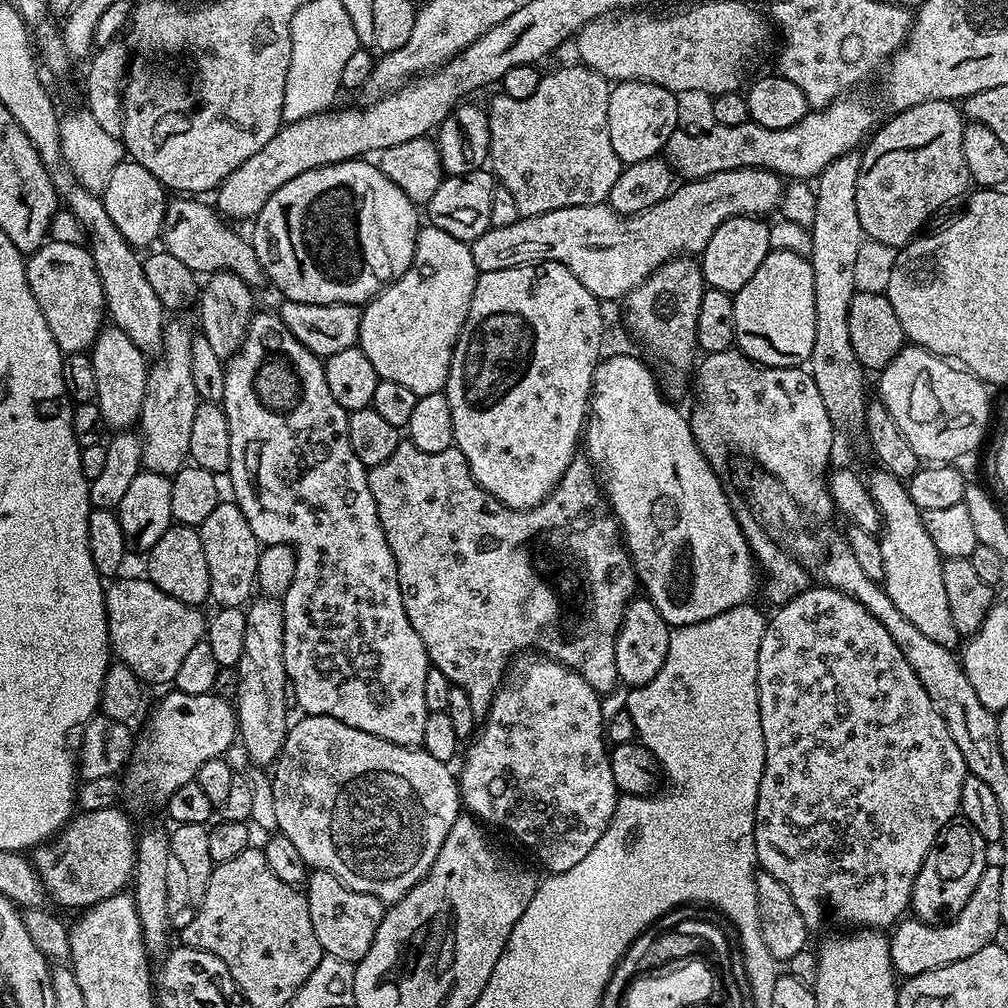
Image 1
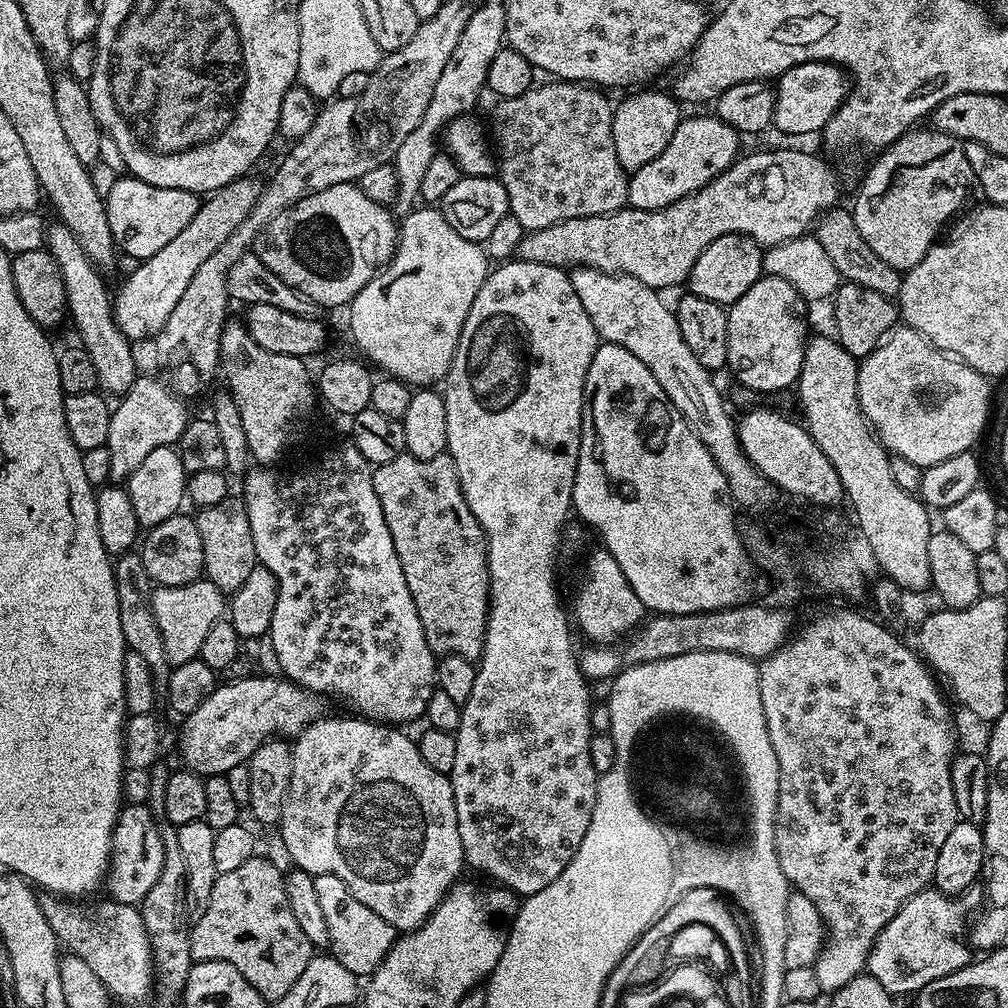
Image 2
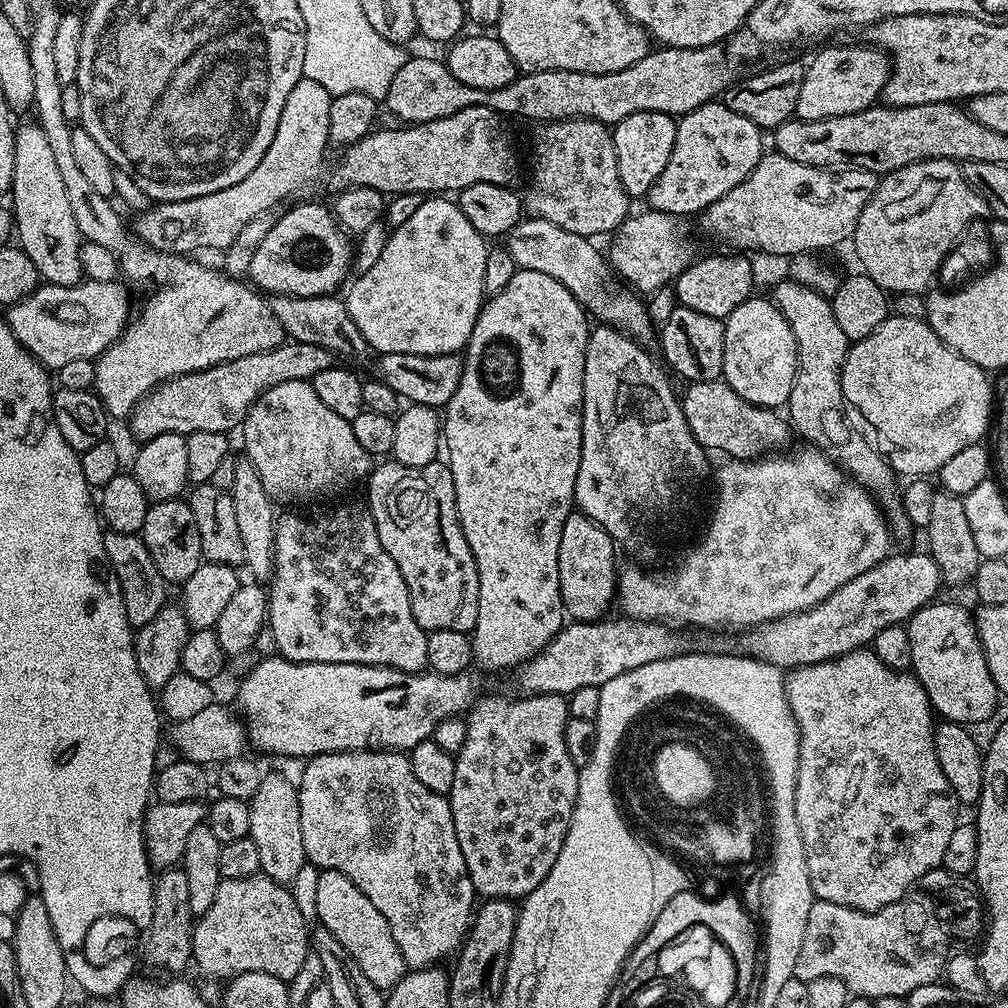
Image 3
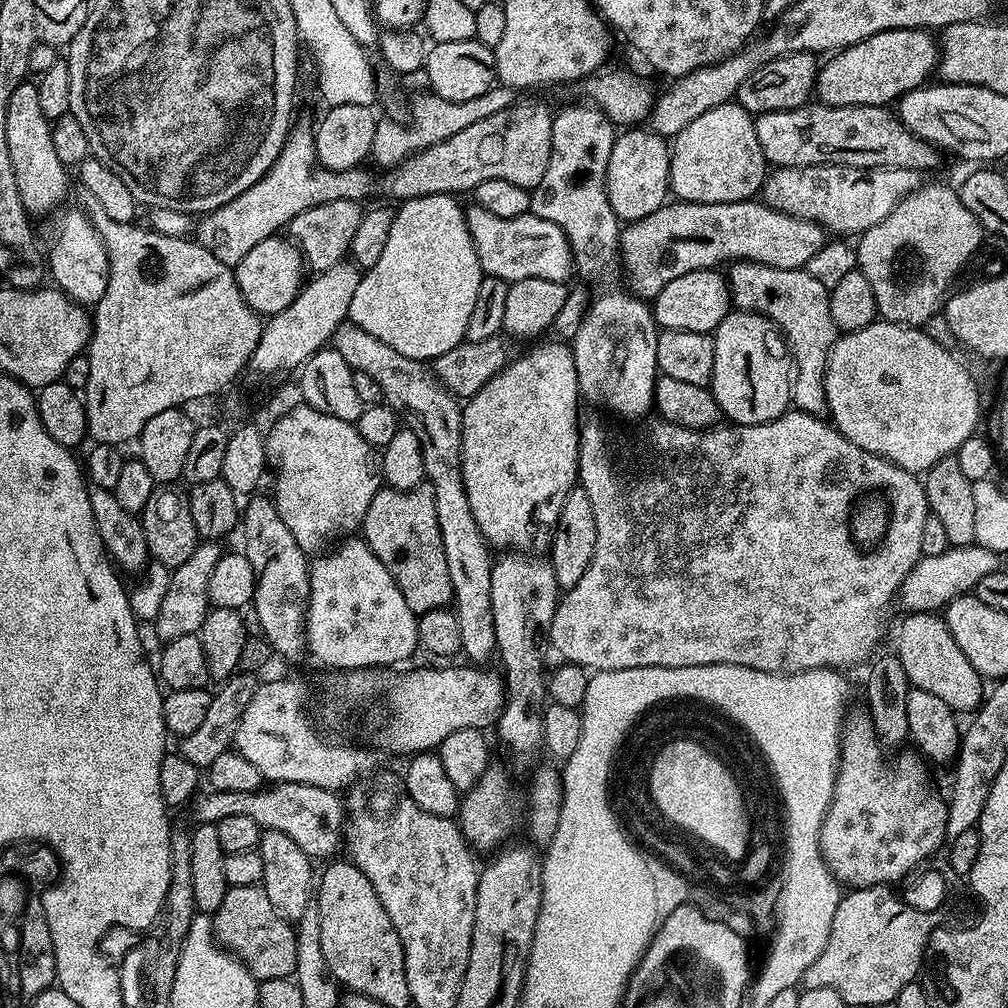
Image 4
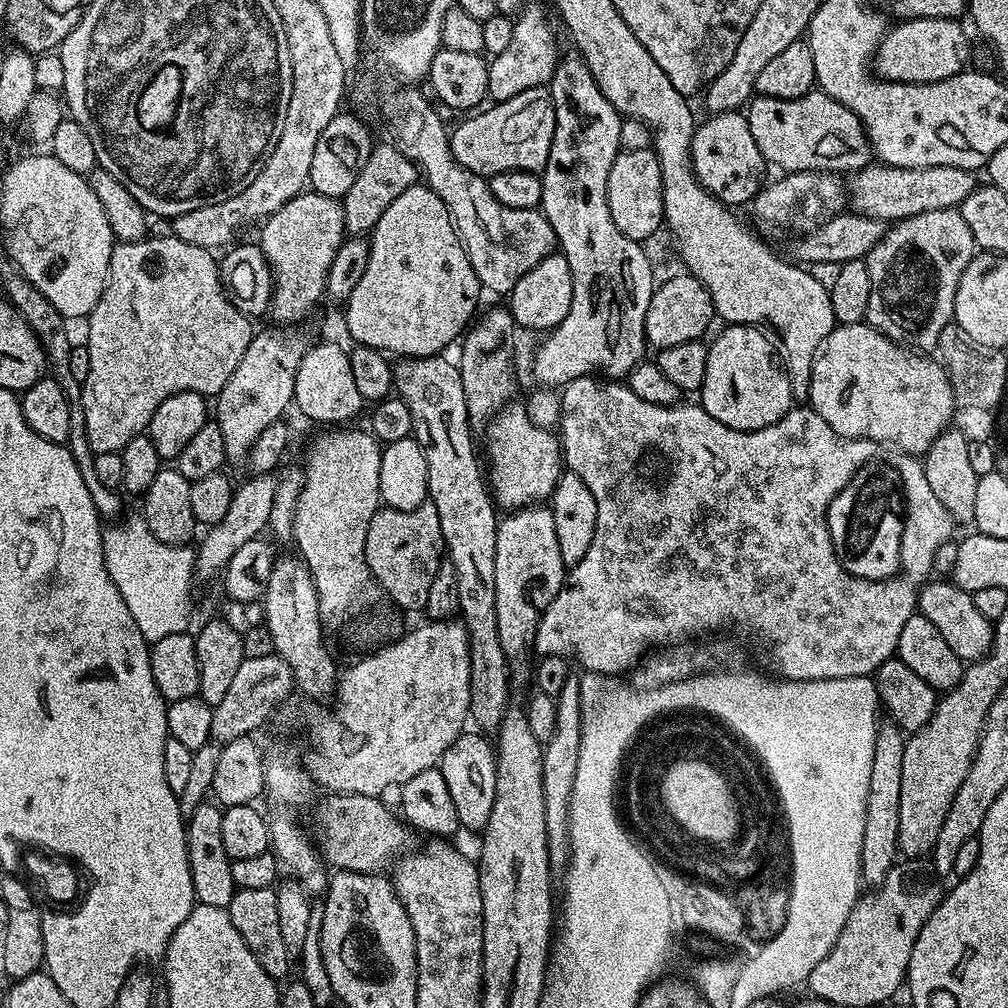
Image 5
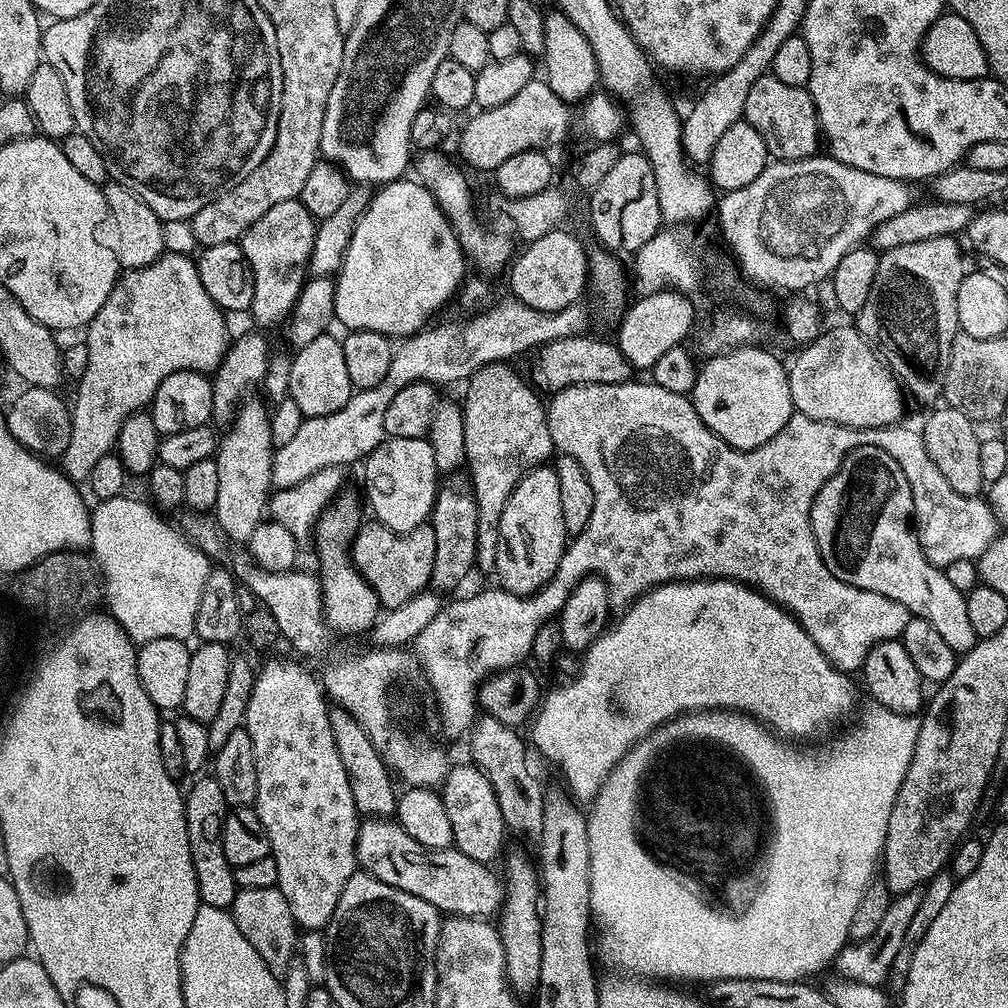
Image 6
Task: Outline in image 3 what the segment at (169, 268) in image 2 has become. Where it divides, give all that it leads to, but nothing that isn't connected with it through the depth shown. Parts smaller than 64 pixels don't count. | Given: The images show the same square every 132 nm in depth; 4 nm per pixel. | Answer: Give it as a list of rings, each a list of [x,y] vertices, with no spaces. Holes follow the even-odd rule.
[[[85,279],[79,284],[70,286],[44,282],[29,296],[11,305],[7,309],[6,319],[14,338],[18,338],[21,346],[45,368],[55,370],[66,366],[66,362],[74,362],[74,358],[95,360],[124,333],[134,312],[134,304],[132,308],[132,300],[128,297],[127,290],[129,291],[119,279],[110,282],[94,282]]]

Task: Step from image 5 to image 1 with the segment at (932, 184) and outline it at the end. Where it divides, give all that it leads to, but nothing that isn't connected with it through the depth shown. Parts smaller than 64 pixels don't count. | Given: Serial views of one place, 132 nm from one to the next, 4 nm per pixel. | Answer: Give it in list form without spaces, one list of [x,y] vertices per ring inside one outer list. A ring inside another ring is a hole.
[[[764,168],[722,170],[722,174],[710,174],[681,185],[669,192],[665,200],[650,206],[650,210],[633,216],[622,216],[607,203],[574,205],[537,216],[521,216],[510,222],[510,226],[487,228],[470,244],[476,271],[506,270],[523,264],[545,264],[549,260],[566,266],[597,300],[623,301],[667,260],[703,252],[714,230],[726,218],[764,218],[767,212],[775,213],[786,187],[780,176]]]

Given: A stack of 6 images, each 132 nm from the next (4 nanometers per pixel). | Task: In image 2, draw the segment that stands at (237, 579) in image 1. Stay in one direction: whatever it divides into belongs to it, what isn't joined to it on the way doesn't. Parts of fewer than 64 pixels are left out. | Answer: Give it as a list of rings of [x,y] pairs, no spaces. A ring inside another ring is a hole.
[[[229,495],[227,500],[218,502],[218,506],[201,508],[195,513],[198,534],[202,538],[202,554],[204,555],[204,576],[218,590],[231,594],[246,582],[250,570],[257,564],[254,550],[254,534],[250,534],[250,518],[246,514],[246,506],[239,495]]]

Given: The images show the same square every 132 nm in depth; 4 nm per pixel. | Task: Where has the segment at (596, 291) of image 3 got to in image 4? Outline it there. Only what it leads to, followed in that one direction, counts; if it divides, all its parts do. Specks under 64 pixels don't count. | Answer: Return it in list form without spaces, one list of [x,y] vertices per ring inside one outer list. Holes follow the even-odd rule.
[[[473,203],[466,212],[470,238],[476,247],[480,271],[484,276],[502,278],[509,282],[526,278],[546,278],[550,282],[564,284],[568,275],[573,275],[572,247],[566,234],[554,222],[531,214],[503,220],[490,210]]]

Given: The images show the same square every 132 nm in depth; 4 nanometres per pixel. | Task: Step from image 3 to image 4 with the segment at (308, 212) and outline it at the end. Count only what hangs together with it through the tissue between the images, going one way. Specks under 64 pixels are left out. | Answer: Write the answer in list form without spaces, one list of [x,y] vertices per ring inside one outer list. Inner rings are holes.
[[[280,234],[258,242],[258,246],[254,246],[254,250],[250,250],[250,254],[242,258],[242,262],[234,265],[234,271],[242,298],[264,318],[277,316],[282,310],[286,310],[286,306],[294,302],[306,280],[306,265],[299,248],[291,239]]]

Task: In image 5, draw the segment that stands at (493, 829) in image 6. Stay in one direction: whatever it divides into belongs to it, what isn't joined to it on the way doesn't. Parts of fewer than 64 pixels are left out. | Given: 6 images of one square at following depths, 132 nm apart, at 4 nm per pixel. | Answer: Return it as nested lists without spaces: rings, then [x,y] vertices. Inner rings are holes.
[[[472,730],[461,732],[460,736],[442,754],[438,765],[442,778],[446,778],[446,787],[450,790],[450,799],[454,802],[459,827],[482,830],[490,818],[494,806],[494,786],[496,785],[496,753],[493,745],[488,744],[483,735]]]

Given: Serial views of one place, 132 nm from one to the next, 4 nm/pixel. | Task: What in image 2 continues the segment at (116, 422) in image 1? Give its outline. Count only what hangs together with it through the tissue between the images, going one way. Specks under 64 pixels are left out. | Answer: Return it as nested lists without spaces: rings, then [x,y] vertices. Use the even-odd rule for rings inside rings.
[[[61,222],[48,224],[46,251],[60,267],[64,293],[68,299],[66,308],[70,313],[70,320],[76,323],[76,332],[80,335],[79,343],[86,350],[86,354],[90,354],[94,362],[94,370],[98,370],[99,387],[105,393],[127,392],[128,387],[136,381],[138,375],[136,356],[132,353],[134,344],[133,341],[124,337],[122,330],[116,324],[115,316],[112,315],[110,288],[108,292],[107,286],[104,285],[105,277],[100,269],[95,268],[90,262],[90,258],[86,258],[86,250],[78,246],[78,238],[74,238],[74,234]]]

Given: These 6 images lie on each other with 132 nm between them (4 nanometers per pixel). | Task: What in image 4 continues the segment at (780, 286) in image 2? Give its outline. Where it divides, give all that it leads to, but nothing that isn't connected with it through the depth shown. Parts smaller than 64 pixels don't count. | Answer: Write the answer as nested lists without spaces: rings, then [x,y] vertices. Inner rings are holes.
[[[733,310],[714,333],[714,374],[710,391],[733,425],[765,424],[783,416],[792,404],[794,365],[776,323],[757,312]]]

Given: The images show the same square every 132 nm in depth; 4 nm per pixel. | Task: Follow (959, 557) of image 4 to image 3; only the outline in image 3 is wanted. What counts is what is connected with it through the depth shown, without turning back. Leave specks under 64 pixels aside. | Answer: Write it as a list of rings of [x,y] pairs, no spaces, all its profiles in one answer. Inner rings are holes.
[[[927,551],[904,552],[901,556],[889,554],[885,560],[878,562],[878,566],[866,570],[866,574],[858,574],[858,578],[850,578],[846,586],[838,586],[838,590],[834,590],[830,598],[818,602],[818,606],[747,629],[742,636],[744,639],[742,652],[743,655],[753,656],[755,660],[765,660],[767,664],[772,664],[781,670],[833,660],[842,654],[857,652],[858,649],[871,645],[875,636],[881,634],[887,627],[903,625],[917,610],[937,599],[936,591],[939,588],[942,588],[940,571],[934,558],[929,556]]]

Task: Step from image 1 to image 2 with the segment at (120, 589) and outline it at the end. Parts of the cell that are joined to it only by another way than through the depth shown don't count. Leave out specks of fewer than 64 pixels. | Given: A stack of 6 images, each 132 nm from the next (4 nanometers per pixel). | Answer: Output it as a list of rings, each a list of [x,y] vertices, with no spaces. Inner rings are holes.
[[[207,578],[190,582],[185,588],[153,587],[150,599],[154,620],[157,622],[158,630],[161,631],[168,662],[172,666],[197,659],[210,626],[214,626],[214,622],[222,619],[226,612],[225,593],[220,592],[218,586],[214,586],[214,582]]]

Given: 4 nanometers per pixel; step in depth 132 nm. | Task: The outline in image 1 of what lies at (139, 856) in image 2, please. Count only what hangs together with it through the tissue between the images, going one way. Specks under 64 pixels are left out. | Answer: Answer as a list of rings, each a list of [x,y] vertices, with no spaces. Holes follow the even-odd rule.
[[[120,806],[77,811],[72,819],[52,837],[31,853],[30,859],[44,883],[45,893],[64,908],[83,910],[98,902],[106,902],[106,898],[117,896],[129,887],[136,870],[137,833],[132,832],[132,824]]]

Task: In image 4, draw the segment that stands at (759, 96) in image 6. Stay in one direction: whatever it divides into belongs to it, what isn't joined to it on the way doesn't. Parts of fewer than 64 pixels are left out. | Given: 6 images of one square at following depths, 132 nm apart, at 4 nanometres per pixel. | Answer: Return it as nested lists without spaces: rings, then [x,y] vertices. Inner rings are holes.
[[[809,102],[794,110],[778,110],[777,112],[762,112],[755,117],[756,133],[758,134],[758,146],[762,146],[762,154],[769,162],[769,165],[776,168],[801,168],[802,166],[814,166],[815,164],[841,164],[847,168],[905,168],[914,170],[921,174],[927,174],[931,168],[936,168],[940,164],[941,149],[935,148],[930,142],[914,135],[900,121],[899,115],[895,111],[884,106],[830,106],[819,102]]]

